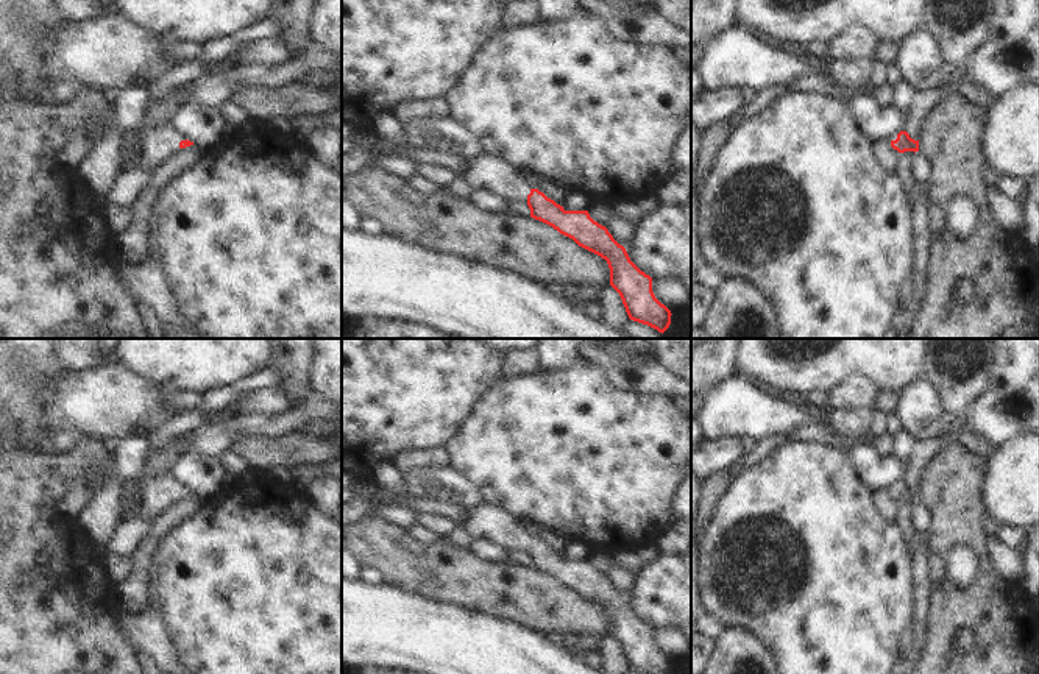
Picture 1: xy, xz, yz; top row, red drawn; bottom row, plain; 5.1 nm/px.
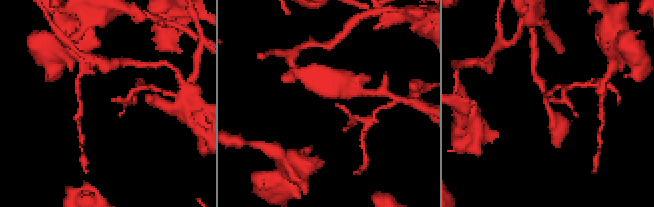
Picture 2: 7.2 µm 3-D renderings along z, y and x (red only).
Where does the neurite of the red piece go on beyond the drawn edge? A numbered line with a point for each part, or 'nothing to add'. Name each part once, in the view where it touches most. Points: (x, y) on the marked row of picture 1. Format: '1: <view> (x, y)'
1: xz (487, 172)

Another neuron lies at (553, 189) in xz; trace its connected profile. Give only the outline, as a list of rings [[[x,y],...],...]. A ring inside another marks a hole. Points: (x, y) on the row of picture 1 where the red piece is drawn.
[[[540,176],[543,184],[538,187],[548,198],[563,206],[566,195],[569,193],[557,179]]]

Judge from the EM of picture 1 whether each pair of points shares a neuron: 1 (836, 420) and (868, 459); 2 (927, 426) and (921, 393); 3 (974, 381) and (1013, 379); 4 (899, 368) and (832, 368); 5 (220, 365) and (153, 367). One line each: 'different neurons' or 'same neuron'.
1: different neurons
2: same neuron
3: different neurons
4: same neuron
5: same neuron

